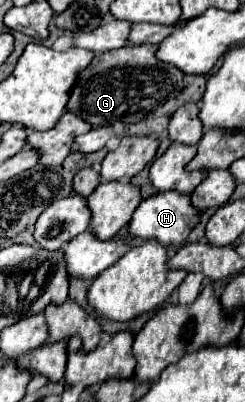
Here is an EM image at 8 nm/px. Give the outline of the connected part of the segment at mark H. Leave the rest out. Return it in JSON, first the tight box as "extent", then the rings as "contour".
{"extent":[128,192,200,246],"contour":[[[158,192],[140,202],[136,212],[132,214],[128,232],[134,238],[134,242],[154,238],[162,246],[182,246],[186,242],[188,234],[192,232],[192,228],[198,224],[198,220],[200,220],[200,212],[190,204],[190,196],[178,194],[178,192]]]}

